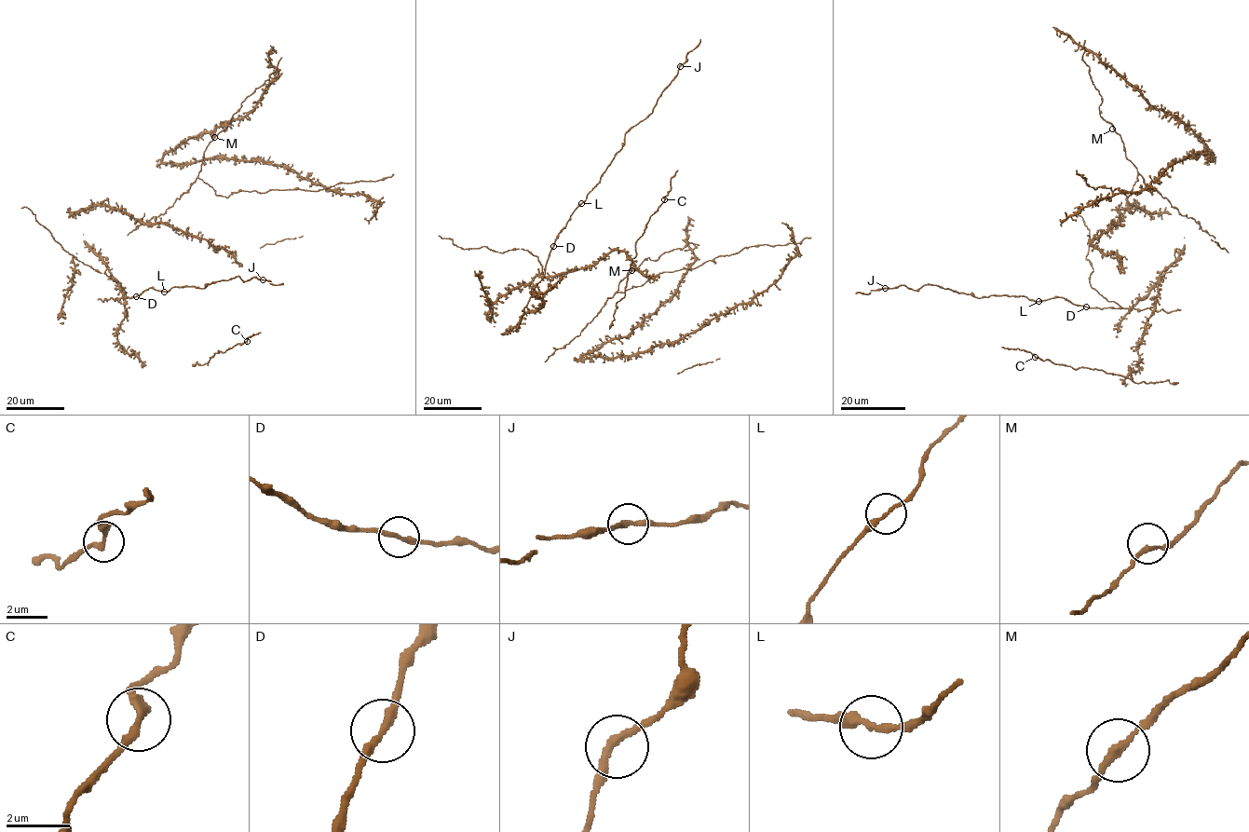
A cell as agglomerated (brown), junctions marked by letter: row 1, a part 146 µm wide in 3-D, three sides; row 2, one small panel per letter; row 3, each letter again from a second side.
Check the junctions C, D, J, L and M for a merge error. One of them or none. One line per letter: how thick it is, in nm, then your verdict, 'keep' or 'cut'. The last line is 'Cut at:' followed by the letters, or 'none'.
C: 280 nm thick; keep
D: 240 nm thick; keep
J: 240 nm thick; keep
L: 240 nm thick; keep
M: 200 nm thick; keep
Cut at: none

